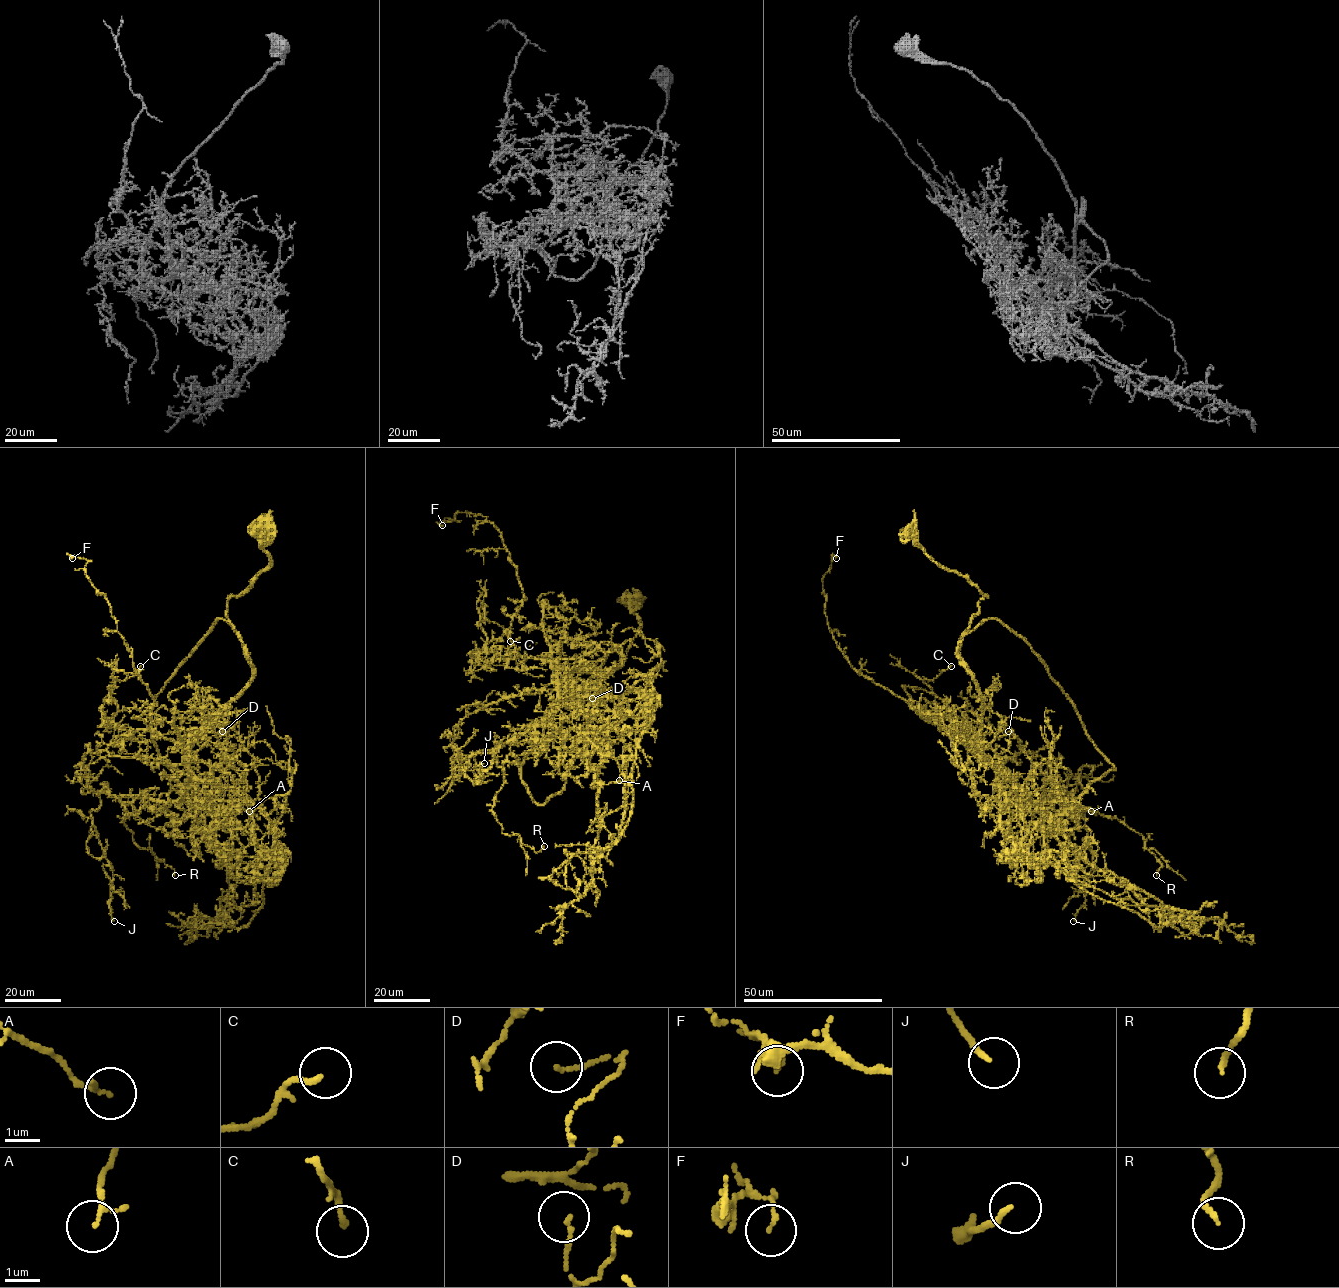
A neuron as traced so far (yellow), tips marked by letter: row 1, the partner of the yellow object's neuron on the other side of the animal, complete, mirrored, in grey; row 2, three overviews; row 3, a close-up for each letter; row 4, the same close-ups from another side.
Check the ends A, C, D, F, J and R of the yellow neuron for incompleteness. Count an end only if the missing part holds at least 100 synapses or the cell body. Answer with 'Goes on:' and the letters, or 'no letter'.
Goes on: no letter

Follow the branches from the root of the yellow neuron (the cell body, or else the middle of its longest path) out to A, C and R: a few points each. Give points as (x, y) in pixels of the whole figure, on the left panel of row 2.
A: (261, 530), (271, 560), (227, 612), (253, 678), (194, 741), (182, 790), (246, 750), (259, 776), (249, 811)
C: (261, 530), (269, 565), (227, 601), (250, 682), (181, 743), (114, 722), (115, 679), (140, 666)
R: (261, 530), (271, 560), (227, 612), (252, 680), (194, 741), (177, 800), (121, 799), (133, 842), (175, 875)

